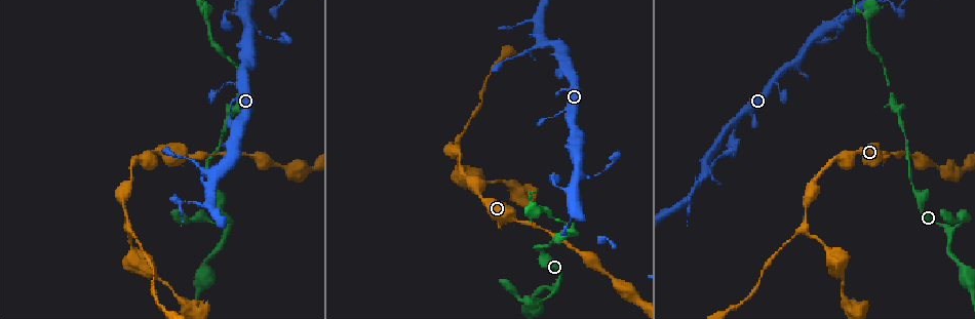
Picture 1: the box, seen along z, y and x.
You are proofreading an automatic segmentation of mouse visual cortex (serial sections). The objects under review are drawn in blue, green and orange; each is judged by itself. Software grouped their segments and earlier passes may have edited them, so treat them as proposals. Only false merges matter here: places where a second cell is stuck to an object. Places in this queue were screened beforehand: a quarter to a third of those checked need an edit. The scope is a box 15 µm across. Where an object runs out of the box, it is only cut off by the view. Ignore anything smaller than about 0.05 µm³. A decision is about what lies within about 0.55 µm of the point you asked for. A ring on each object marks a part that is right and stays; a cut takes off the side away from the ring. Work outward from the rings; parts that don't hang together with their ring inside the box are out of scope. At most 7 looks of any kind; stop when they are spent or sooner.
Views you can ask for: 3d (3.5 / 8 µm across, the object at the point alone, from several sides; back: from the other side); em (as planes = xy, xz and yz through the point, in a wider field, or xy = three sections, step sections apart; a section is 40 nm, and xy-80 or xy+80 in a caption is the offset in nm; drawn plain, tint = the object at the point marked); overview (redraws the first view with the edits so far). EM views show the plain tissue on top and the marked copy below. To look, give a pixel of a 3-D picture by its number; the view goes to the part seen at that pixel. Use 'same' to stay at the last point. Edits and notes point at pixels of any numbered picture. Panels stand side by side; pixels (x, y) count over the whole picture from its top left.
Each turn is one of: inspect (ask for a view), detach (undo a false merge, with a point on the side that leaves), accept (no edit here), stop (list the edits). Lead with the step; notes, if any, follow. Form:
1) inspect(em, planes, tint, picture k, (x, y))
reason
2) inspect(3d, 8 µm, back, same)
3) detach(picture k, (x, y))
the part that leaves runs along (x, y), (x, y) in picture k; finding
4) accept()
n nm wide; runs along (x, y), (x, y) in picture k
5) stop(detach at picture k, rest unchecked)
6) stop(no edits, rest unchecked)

inspect(3d, 3.5 µm, picture 1, (770, 85))
sudden change in width

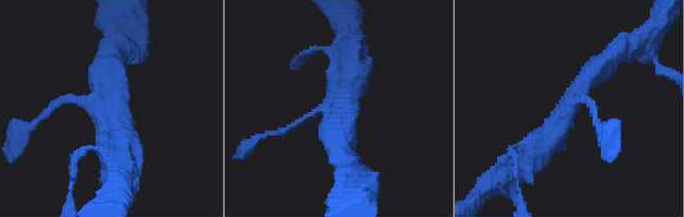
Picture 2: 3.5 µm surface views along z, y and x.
inspect(em, xy, step 1, tint, picture 2, (92, 106))
shape alone is not enough

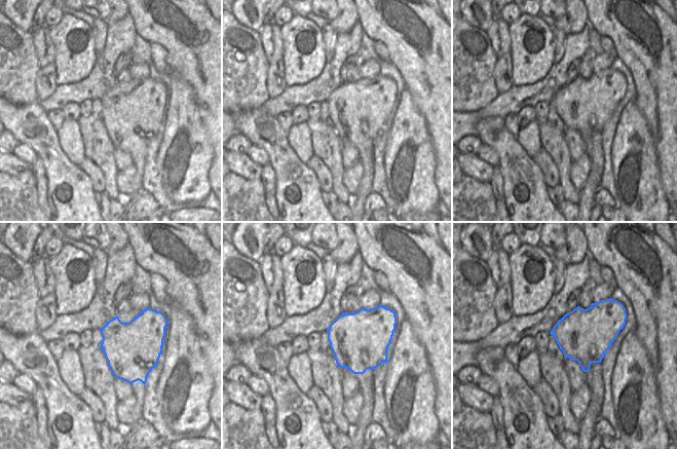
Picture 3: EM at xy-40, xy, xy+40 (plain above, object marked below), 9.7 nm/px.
accept()
550 nm wide; runs along (346, 71), (340, 100), (267, 134) in picture 2; all the same cell

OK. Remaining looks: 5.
inspect(3d, 8 µm, picture 1, (806, 219))
arms part here

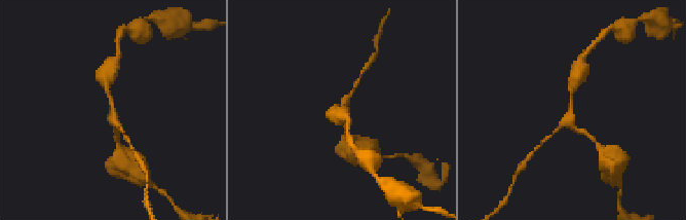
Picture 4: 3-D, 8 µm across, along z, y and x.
inspect(em, xy, step 2, tint, picture 4, (570, 109))
shape alone is not enough

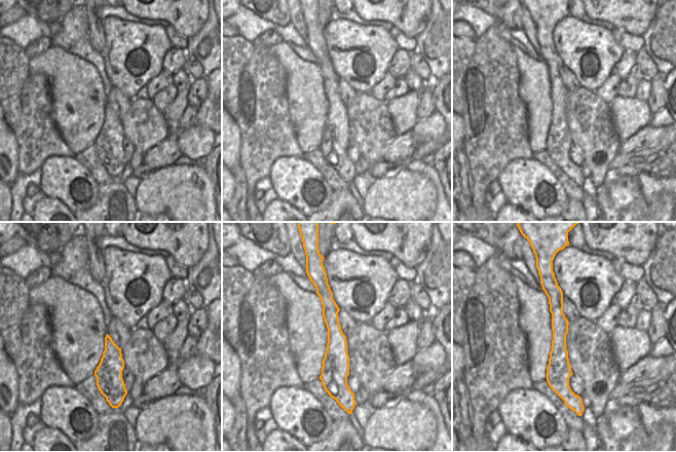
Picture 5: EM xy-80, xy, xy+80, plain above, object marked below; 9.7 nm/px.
accept()
3 arms; arms of 150, 200, 200 nm; runs along (325, 285), (336, 381), (345, 390) in picture 5; continuous, no second cell

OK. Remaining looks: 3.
inspect(3d, 3.5 µm, picture 1, (540, 299))

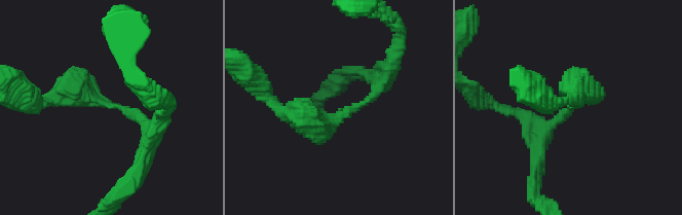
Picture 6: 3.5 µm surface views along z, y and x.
inspect(em, xy, step 1, tint, picture 6, (112, 105))
arms of 200, 400 nm

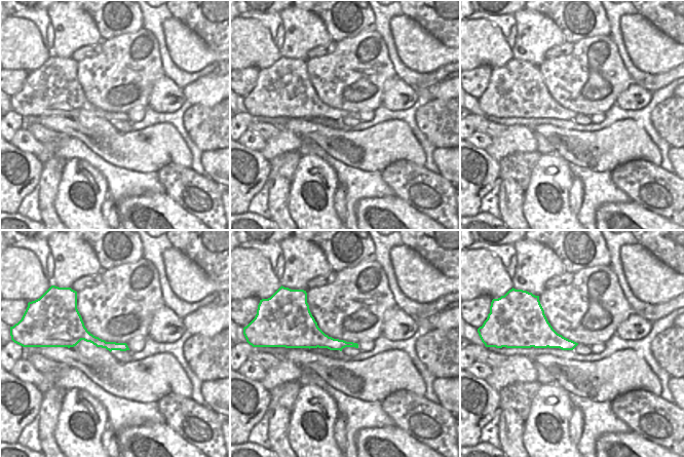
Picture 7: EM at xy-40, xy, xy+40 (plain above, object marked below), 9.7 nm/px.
accept()
continuous, no second cell

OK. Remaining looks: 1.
stop(no edits, rest unchecked)

